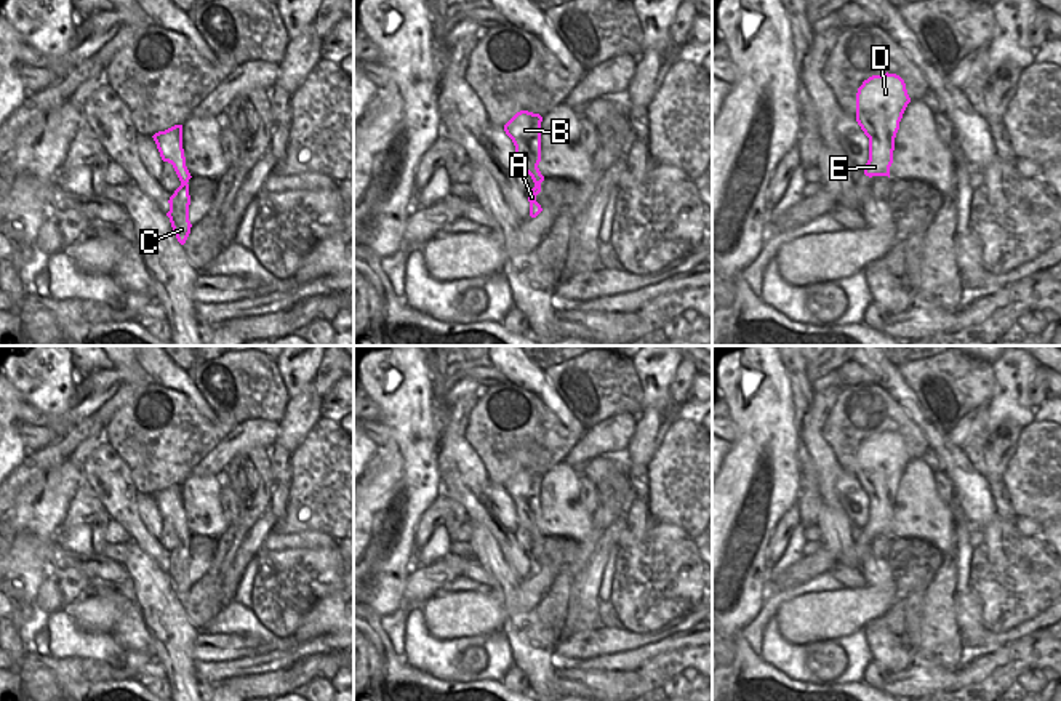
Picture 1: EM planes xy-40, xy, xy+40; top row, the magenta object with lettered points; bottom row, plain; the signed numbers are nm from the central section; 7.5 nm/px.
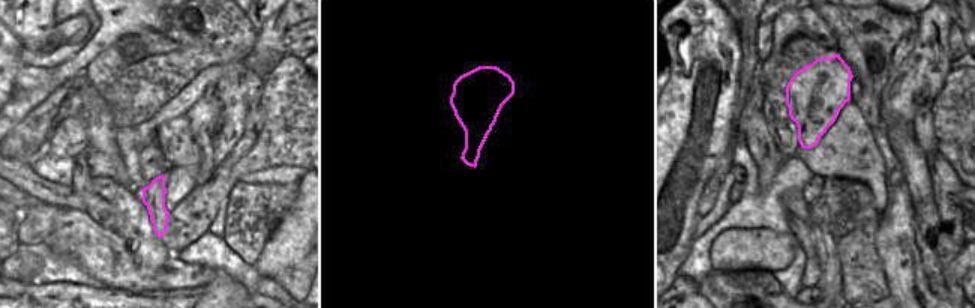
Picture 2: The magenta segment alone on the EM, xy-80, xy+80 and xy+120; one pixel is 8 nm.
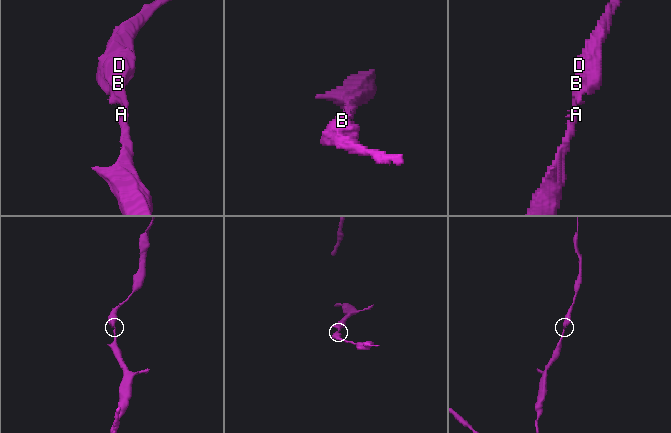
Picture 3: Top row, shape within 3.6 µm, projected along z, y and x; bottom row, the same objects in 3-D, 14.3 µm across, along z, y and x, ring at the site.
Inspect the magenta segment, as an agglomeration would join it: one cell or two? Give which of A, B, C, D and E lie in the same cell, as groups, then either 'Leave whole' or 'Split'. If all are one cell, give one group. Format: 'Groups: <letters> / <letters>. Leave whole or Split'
Groups: A B C D E. Leave whole.

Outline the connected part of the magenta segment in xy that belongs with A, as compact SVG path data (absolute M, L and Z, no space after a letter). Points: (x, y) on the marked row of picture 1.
M520 110L504 125L506 134L515 146L517 170L525 170L535 182L528 195L531 218L536 218L543 211L536 202L536 195L541 192L541 182L544 181L538 168L541 162L541 122L543 117L539 114Z

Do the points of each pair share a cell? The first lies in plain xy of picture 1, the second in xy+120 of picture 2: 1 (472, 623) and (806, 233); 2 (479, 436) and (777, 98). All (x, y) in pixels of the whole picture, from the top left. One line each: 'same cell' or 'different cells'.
1: different cells
2: different cells

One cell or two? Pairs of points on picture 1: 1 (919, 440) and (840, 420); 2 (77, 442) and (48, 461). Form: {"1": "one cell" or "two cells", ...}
{"1": "one cell", "2": "one cell"}

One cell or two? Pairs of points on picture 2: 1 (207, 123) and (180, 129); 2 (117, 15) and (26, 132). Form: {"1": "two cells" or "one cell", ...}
{"1": "two cells", "2": "one cell"}

